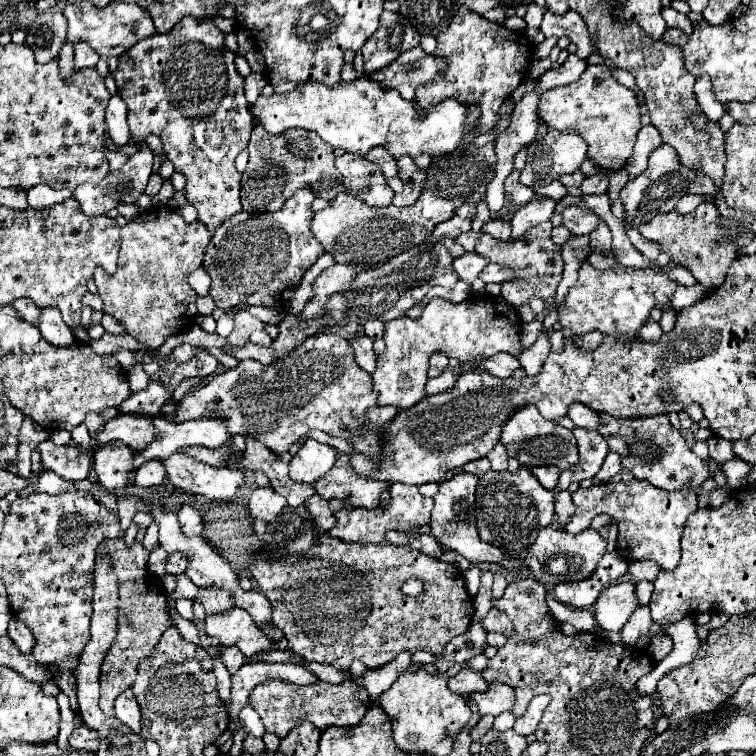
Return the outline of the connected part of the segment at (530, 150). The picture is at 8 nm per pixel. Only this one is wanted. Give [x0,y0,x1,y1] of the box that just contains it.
[521,126,587,186]

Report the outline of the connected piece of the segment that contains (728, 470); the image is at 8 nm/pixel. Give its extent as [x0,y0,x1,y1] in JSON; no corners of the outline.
[721,458,751,488]

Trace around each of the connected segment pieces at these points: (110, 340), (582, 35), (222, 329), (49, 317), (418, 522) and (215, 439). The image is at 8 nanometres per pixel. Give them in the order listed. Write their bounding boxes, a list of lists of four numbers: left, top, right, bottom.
[[91,334,145,354],[541,10,591,58],[216,314,234,337],[37,306,75,346],[329,483,433,542],[135,416,231,470]]

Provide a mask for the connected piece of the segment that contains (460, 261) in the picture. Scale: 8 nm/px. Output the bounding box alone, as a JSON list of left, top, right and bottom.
[453,254,487,284]

